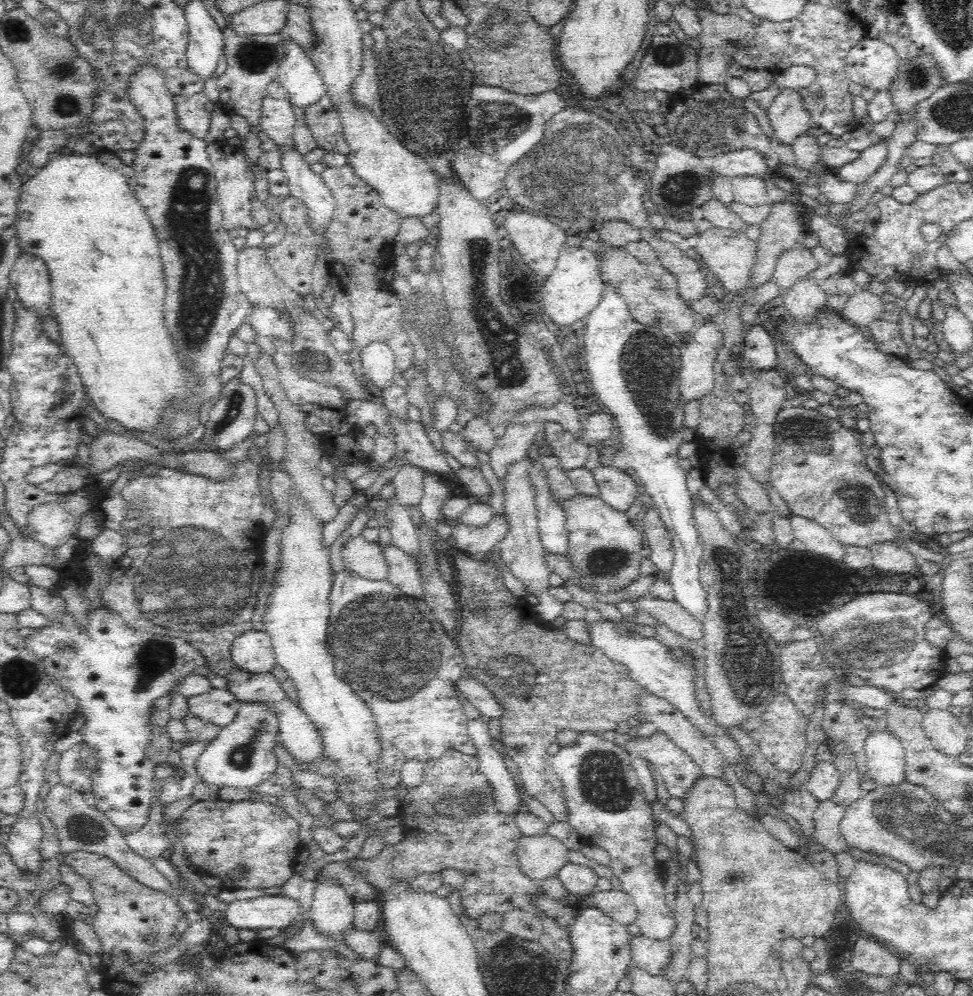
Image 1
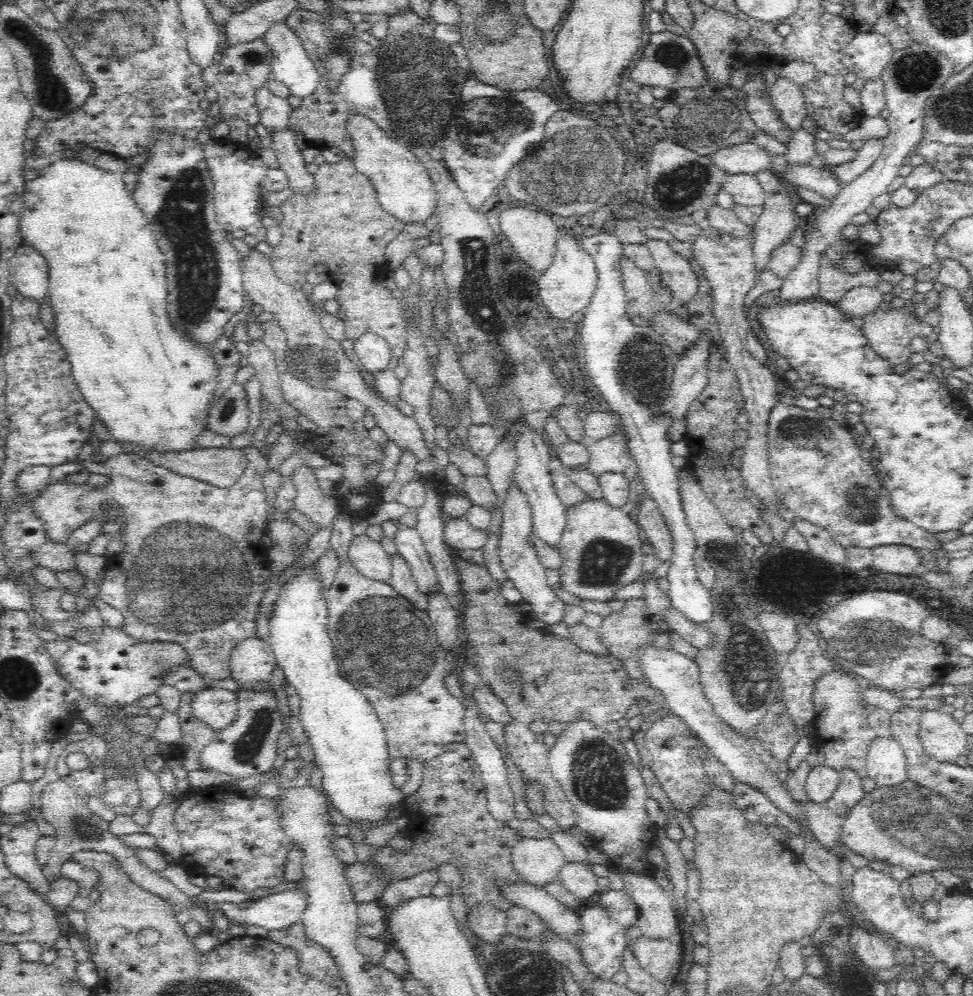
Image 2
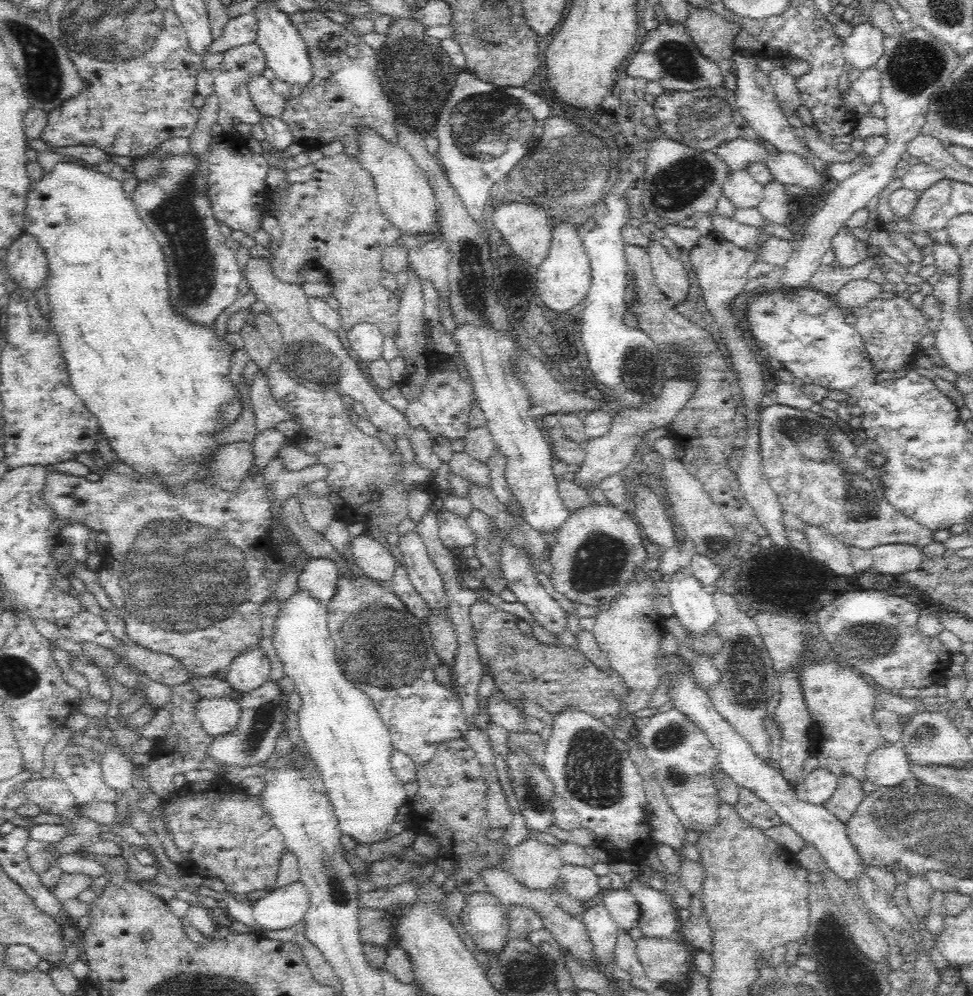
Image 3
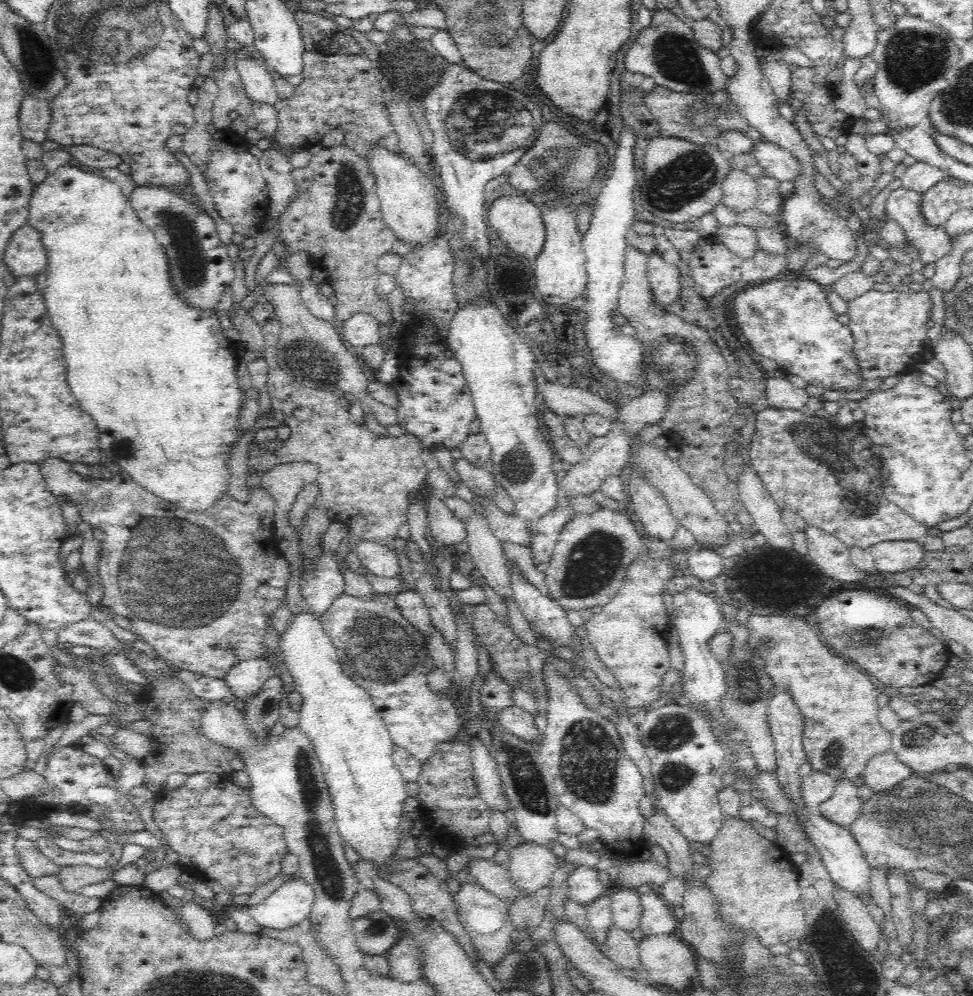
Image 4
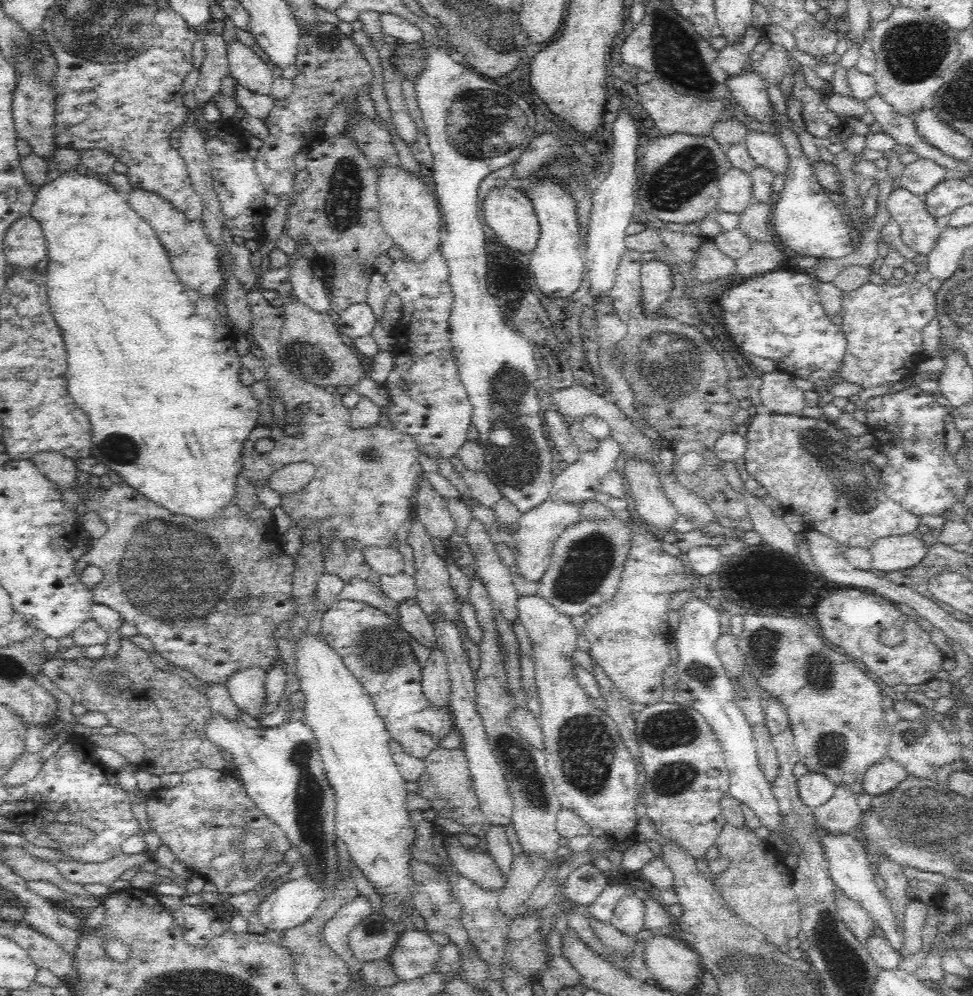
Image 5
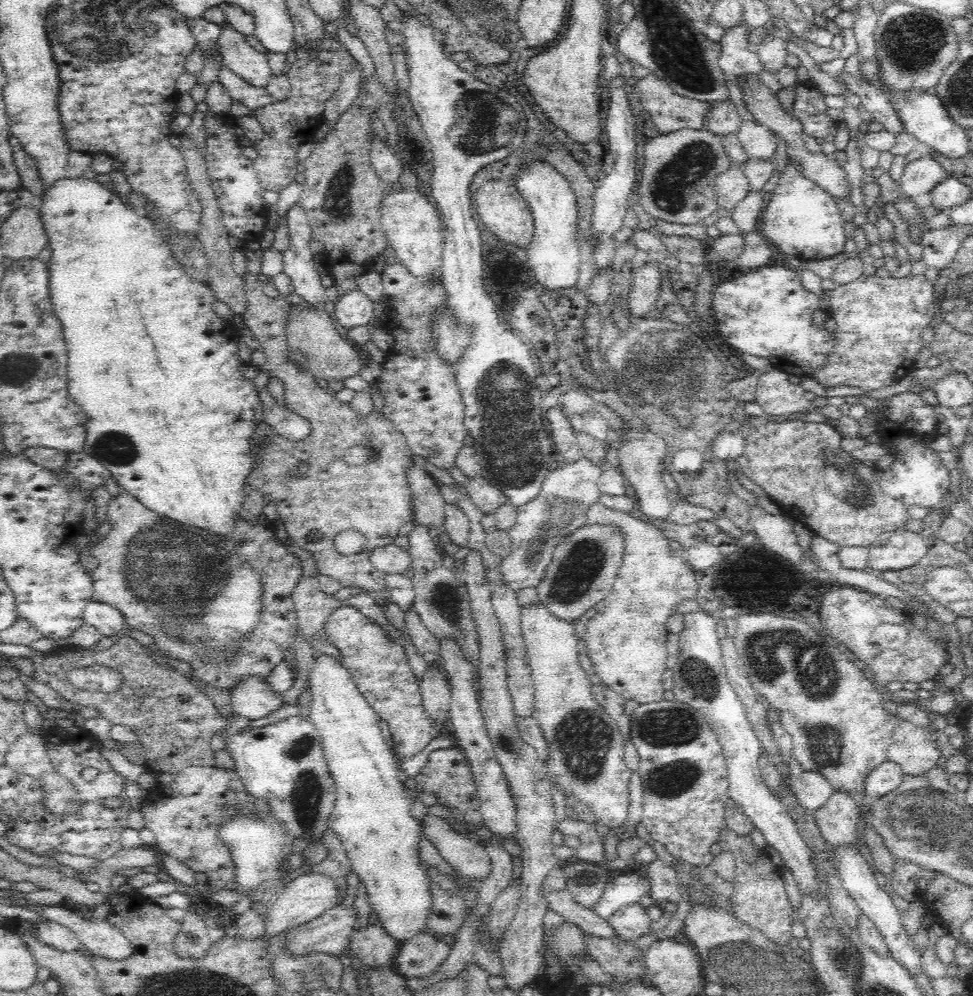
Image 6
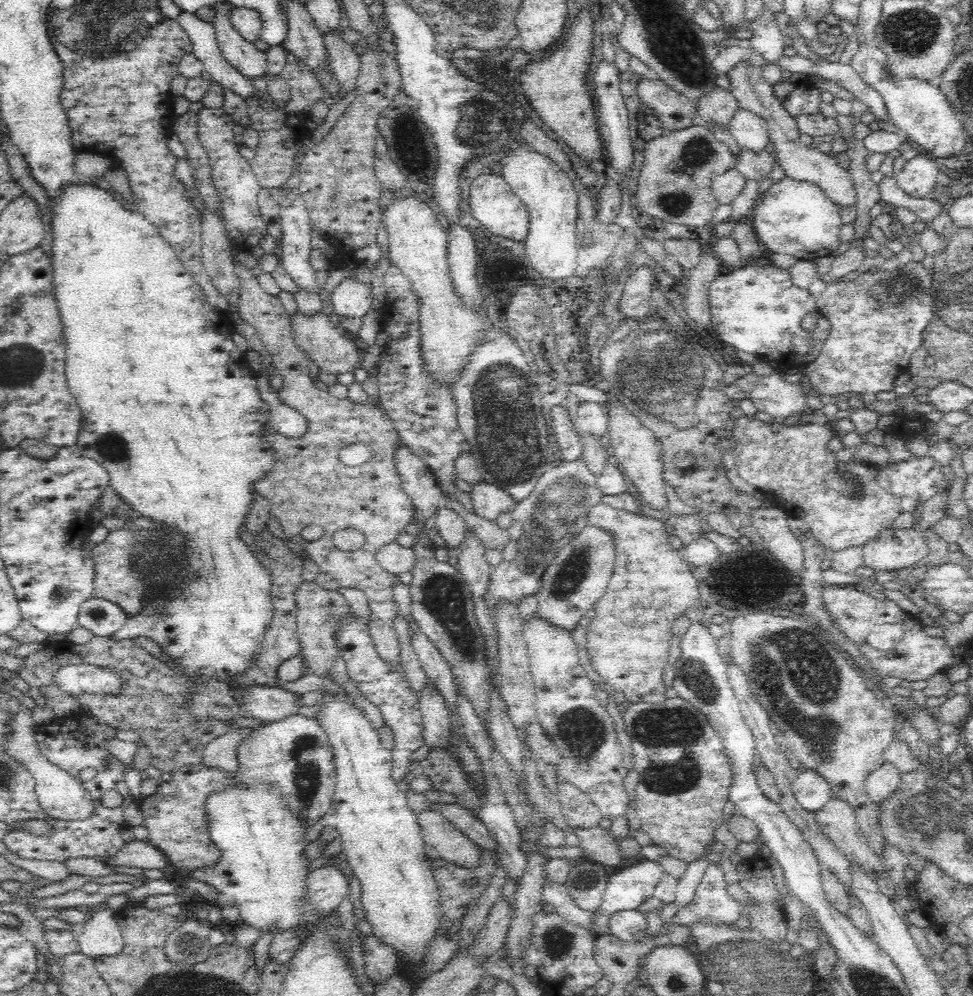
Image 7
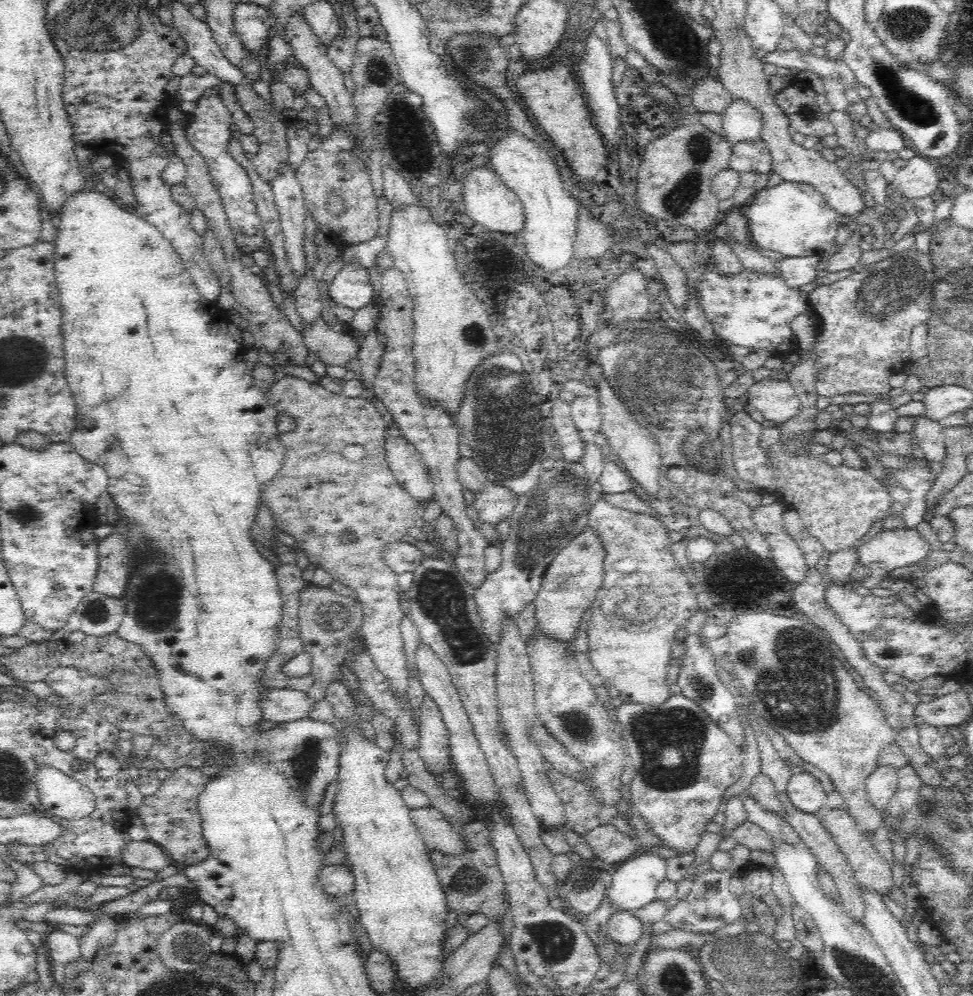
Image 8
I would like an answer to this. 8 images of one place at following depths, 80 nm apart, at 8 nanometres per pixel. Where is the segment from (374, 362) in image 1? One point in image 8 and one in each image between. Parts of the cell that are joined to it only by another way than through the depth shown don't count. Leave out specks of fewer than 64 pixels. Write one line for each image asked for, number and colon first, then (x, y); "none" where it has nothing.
2: (374, 353)
3: (367, 340)
4: (361, 330)
5: (357, 320)
6: (354, 310)
7: (351, 300)
8: (351, 288)

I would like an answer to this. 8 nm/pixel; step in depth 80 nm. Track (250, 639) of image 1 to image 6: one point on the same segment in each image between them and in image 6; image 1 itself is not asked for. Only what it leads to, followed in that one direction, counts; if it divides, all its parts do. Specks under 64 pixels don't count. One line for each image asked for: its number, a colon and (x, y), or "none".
2: (252, 661)
3: (251, 669)
4: (246, 678)
5: (247, 687)
6: (251, 697)

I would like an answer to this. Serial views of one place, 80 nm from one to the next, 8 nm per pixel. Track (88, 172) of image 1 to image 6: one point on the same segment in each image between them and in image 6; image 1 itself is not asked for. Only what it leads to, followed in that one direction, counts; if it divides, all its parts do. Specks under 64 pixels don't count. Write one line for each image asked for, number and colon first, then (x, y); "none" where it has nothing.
2: (150, 385)
3: (155, 382)
4: (166, 403)
5: (156, 372)
6: (147, 356)

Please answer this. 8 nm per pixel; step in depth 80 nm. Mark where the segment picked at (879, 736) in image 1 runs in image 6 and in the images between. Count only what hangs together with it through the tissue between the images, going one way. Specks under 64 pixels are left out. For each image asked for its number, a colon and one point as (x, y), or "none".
2: (885, 764)
3: (888, 766)
4: (886, 770)
5: (886, 773)
6: (888, 776)

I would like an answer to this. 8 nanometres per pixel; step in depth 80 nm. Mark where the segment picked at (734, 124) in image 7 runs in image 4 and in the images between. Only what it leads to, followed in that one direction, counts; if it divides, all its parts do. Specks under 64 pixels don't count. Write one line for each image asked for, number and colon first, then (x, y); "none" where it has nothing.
4: (781, 165)
5: (767, 152)
6: (759, 143)

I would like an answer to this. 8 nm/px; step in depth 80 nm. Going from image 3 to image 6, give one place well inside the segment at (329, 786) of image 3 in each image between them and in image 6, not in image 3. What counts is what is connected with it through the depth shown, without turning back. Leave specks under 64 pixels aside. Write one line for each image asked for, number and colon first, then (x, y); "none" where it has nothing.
4: (354, 748)
5: (371, 819)
6: (372, 817)

